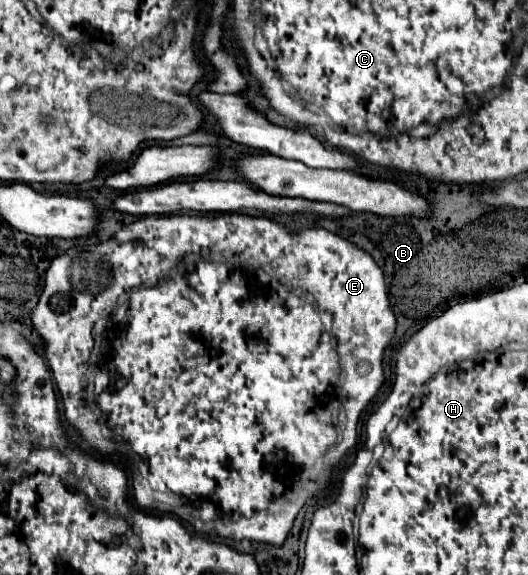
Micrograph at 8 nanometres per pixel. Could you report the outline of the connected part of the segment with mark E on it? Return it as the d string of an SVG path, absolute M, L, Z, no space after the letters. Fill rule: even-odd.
M248 214L146 216L110 236L110 244L108 240L104 240L94 246L72 246L64 254L56 256L46 270L46 284L30 318L34 330L44 340L44 354L54 374L60 396L66 404L66 416L72 416L74 410L94 412L96 406L100 406L96 414L100 420L106 420L106 426L112 434L120 434L118 446L128 444L140 474L150 482L156 492L164 492L176 500L178 506L174 506L174 512L180 512L180 518L190 522L196 532L202 532L206 536L224 536L236 542L250 540L272 546L284 544L300 508L310 498L314 498L317 492L329 487L329 482L324 480L331 476L328 471L332 471L337 466L334 463L339 463L348 450L356 445L360 415L384 384L384 350L388 348L396 332L396 316L390 306L384 272L368 252L320 226L292 232L284 224L274 222L266 216L256 218ZM252 258L260 262L270 262L274 270L282 274L286 284L304 290L310 298L314 298L320 310L306 298L298 296L292 288L284 286L278 278L264 272L264 268L252 268ZM124 292L128 294L128 298L118 300L118 296ZM106 316L112 318L112 322L108 322ZM108 406L116 410L116 414L108 414L108 418L104 418L104 408Z

